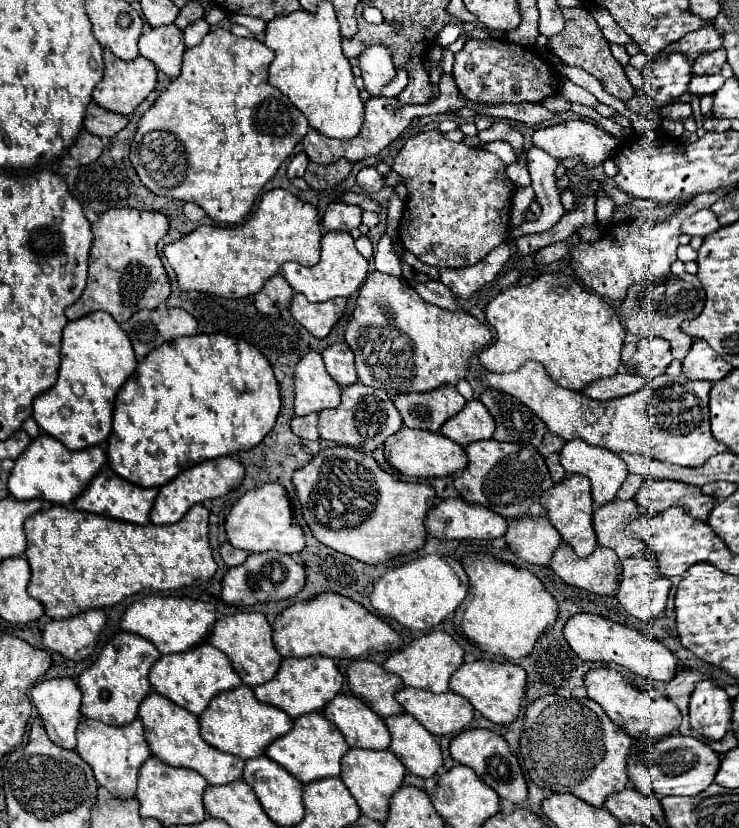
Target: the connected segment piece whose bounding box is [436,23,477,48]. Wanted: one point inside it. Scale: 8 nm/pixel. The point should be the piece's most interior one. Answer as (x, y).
(448, 36)

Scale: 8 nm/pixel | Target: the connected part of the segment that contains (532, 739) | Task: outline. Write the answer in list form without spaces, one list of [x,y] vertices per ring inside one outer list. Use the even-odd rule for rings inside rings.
[[[547,695],[535,699],[525,709],[525,727],[521,733],[521,755],[535,785],[559,793],[571,793],[589,805],[603,807],[611,793],[627,787],[627,757],[633,739],[619,729],[591,699],[565,699]]]

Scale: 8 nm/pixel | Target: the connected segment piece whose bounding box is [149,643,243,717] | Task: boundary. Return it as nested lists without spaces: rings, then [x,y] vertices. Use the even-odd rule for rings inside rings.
[[[201,643],[183,653],[163,655],[153,665],[149,673],[149,681],[151,681],[153,691],[157,691],[159,695],[165,695],[173,703],[195,713],[197,717],[207,709],[213,697],[217,697],[223,691],[231,691],[243,683],[241,677],[237,677],[237,671],[233,669],[229,657],[225,657],[225,653],[221,653],[217,647],[209,643]]]

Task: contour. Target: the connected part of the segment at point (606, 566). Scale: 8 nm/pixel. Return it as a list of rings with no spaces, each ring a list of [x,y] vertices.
[[[563,543],[553,553],[549,567],[569,585],[599,595],[617,593],[621,577],[621,561],[613,549],[597,547],[589,557],[579,559],[573,547]]]

